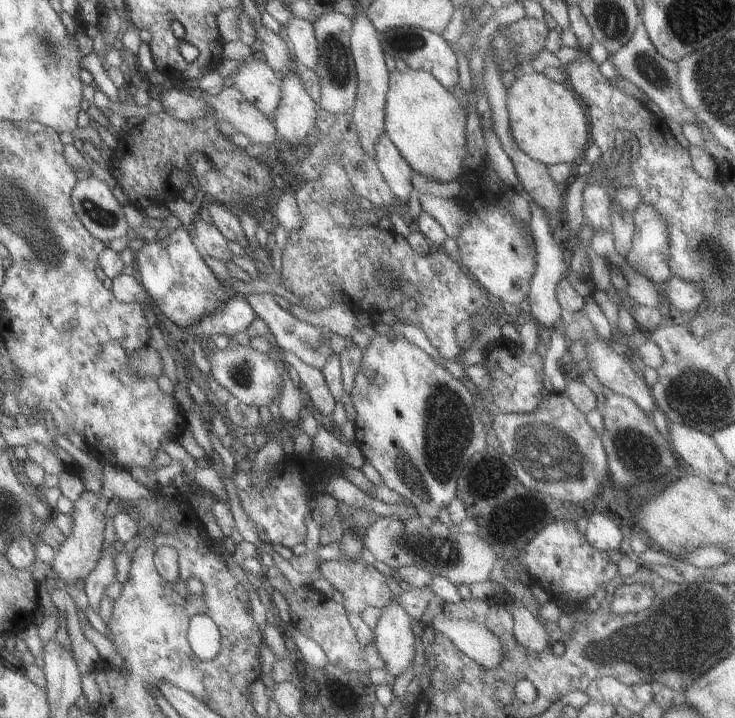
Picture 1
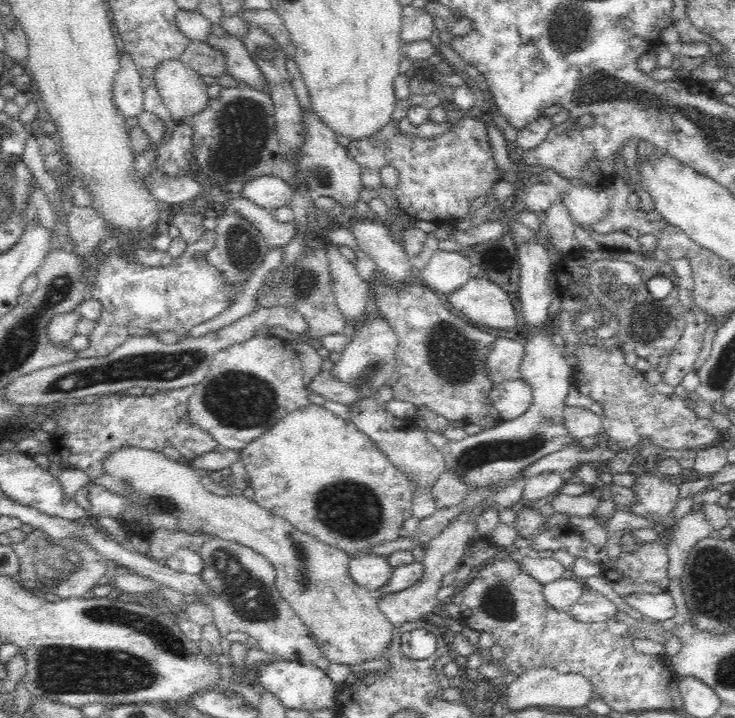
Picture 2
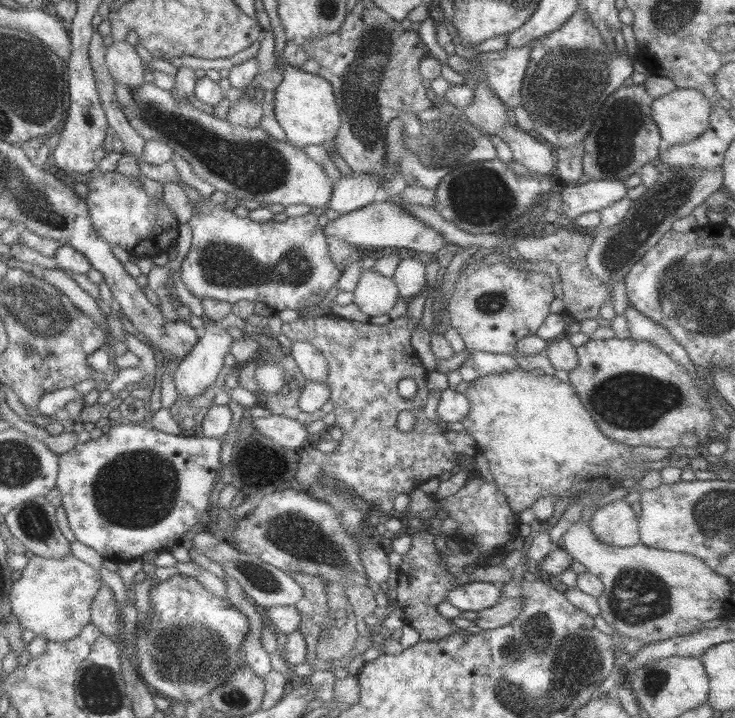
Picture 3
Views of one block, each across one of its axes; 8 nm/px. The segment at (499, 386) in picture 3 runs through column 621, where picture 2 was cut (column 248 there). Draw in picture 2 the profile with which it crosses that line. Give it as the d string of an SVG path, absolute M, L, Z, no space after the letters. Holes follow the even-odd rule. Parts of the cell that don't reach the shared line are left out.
M310 403L288 414L274 429L250 442L242 451L241 462L247 471L249 486L255 492L252 499L258 506L351 556L365 555L381 545L399 540L404 522L412 516L413 486L408 476L394 467L368 434L324 406Z

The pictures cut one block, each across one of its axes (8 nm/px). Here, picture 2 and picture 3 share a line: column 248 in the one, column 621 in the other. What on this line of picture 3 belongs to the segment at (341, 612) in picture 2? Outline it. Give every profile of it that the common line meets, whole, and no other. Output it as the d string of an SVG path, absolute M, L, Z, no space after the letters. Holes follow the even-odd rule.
M623 498L592 512L587 525L595 539L609 547L631 547L639 543L638 517Z

